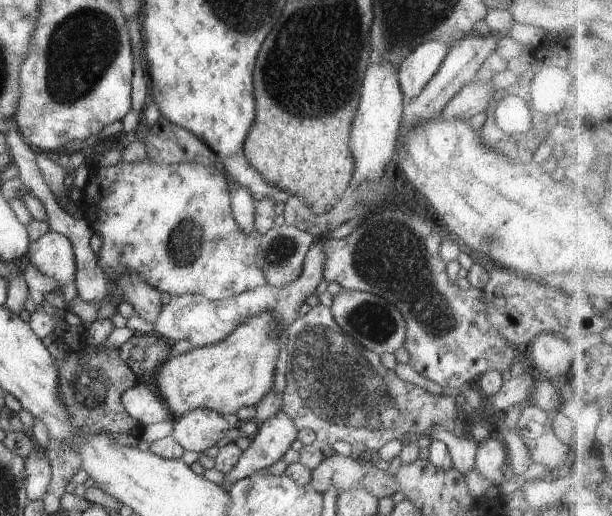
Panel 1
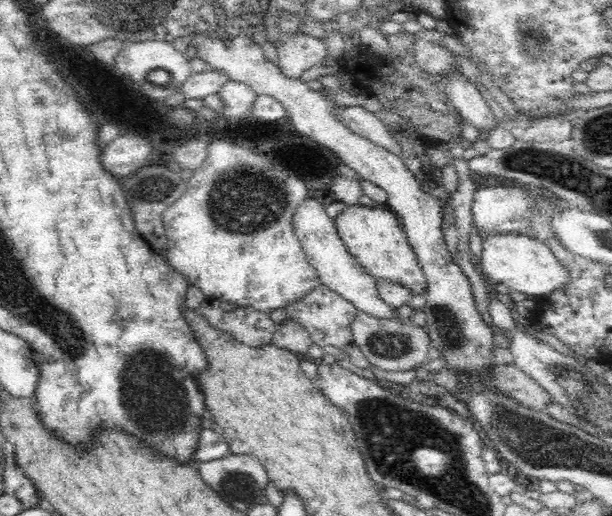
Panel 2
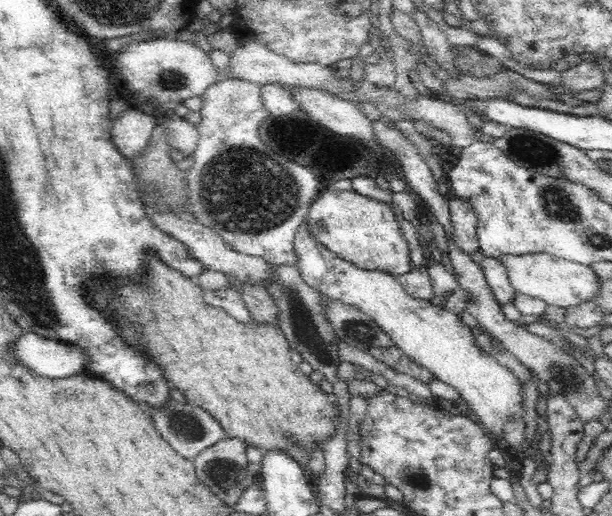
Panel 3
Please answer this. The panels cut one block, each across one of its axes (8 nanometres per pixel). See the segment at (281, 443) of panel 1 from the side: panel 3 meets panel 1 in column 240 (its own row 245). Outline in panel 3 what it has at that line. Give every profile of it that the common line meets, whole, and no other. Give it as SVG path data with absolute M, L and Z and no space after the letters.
M449 198L449 215L451 218L451 236L453 242L462 252L472 254L479 250L475 229L477 218L469 207L469 201Z

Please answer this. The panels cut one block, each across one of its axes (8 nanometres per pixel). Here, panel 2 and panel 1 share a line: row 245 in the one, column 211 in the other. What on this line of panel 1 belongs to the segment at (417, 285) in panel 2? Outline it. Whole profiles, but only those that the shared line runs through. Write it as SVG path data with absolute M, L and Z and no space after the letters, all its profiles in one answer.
M262 312L247 318L218 344L174 354L160 366L154 382L166 410L177 420L194 409L213 410L224 416L236 415L244 407L255 407L274 386L274 372L282 350L279 340L285 332L276 326L274 314Z

